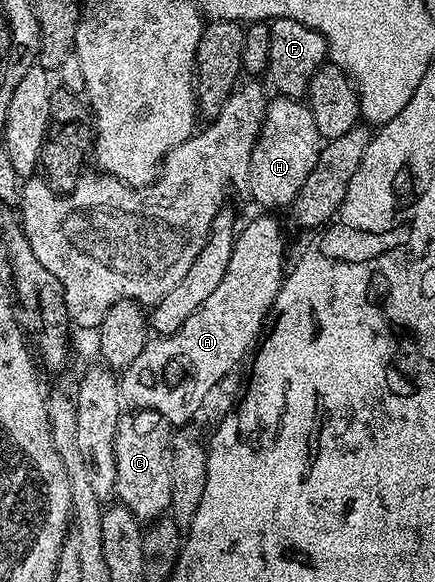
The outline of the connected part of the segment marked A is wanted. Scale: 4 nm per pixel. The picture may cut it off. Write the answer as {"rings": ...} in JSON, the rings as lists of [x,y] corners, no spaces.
{"rings":[[[262,215],[266,217],[254,217],[246,226],[237,230],[234,246],[232,247],[232,259],[228,259],[228,271],[224,275],[224,279],[220,279],[219,285],[216,286],[216,291],[212,291],[212,295],[208,295],[208,299],[204,299],[204,303],[200,303],[200,307],[196,307],[196,311],[192,311],[192,315],[188,315],[188,319],[184,319],[184,327],[180,327],[180,331],[171,333],[169,335],[154,335],[147,340],[144,351],[140,351],[140,355],[136,355],[136,359],[132,359],[132,363],[128,368],[121,370],[120,384],[121,395],[127,402],[134,404],[135,410],[141,411],[147,409],[153,413],[159,413],[163,421],[169,421],[171,426],[181,427],[187,423],[193,422],[194,416],[202,409],[202,404],[206,401],[206,396],[221,383],[222,377],[226,377],[238,365],[238,360],[242,356],[251,352],[252,346],[259,340],[260,334],[264,328],[264,322],[269,318],[270,308],[274,305],[276,295],[280,291],[284,280],[284,268],[282,264],[286,261],[286,237],[282,234],[282,225],[277,221],[277,216]]]}

